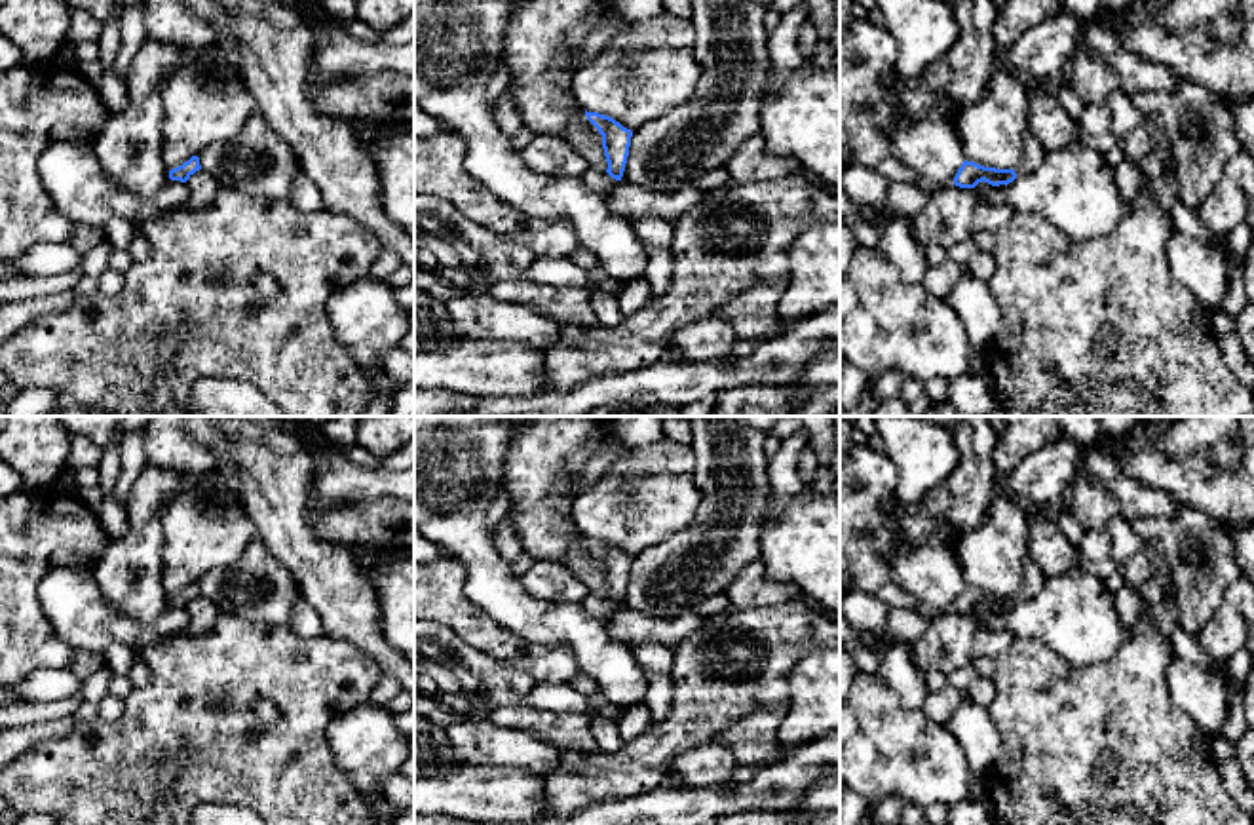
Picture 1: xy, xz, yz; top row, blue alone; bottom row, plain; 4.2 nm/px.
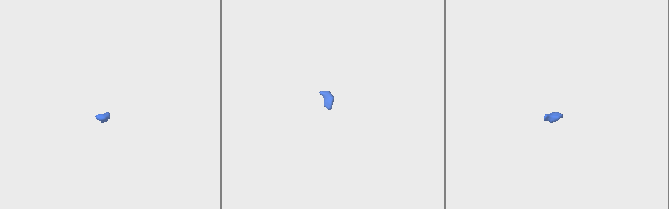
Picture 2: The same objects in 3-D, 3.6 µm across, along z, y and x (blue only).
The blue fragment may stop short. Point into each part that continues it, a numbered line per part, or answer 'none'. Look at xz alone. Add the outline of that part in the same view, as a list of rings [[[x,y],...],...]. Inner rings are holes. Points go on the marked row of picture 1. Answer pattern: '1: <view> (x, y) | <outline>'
1: xz (595, 179) | [[[591,165],[581,175],[581,181],[591,190],[610,190],[618,182],[606,171],[595,169]]]

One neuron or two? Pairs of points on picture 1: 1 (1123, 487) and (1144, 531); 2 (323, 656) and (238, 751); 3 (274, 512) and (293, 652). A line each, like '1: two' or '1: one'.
1: two
2: one
3: two

